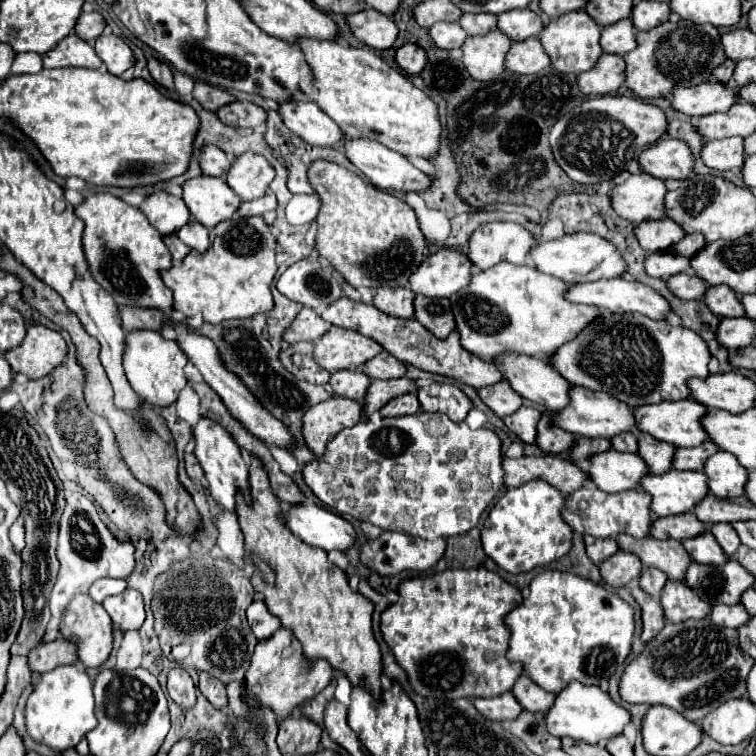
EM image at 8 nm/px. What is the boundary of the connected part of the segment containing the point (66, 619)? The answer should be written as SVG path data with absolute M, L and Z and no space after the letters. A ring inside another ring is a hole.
M79 594L79 596L75 596L71 600L71 604L67 606L67 610L63 614L61 634L77 644L79 660L87 668L101 666L109 658L109 654L111 654L111 646L113 646L113 622L111 622L109 614L105 612L103 604L97 604L89 594Z

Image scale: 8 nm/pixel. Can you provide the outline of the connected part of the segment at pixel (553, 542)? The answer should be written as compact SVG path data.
M529 480L519 488L509 488L489 510L481 530L483 550L503 570L519 574L545 566L565 556L573 546L573 530L561 518L565 494L545 480Z

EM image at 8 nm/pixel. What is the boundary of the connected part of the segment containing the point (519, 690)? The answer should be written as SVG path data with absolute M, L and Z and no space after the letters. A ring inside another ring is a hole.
M521 676L517 680L517 684L513 686L513 694L515 698L521 702L521 706L529 712L545 712L549 710L549 706L553 706L553 692L541 690L529 676Z

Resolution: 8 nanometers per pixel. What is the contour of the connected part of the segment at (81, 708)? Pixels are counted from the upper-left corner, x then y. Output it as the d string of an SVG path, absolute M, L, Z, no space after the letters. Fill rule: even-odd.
M75 664L57 666L51 672L41 676L41 682L33 688L27 698L25 706L25 720L27 720L27 734L55 752L63 752L67 748L75 748L77 742L97 726L95 718L95 698L93 698L93 684L85 670Z

